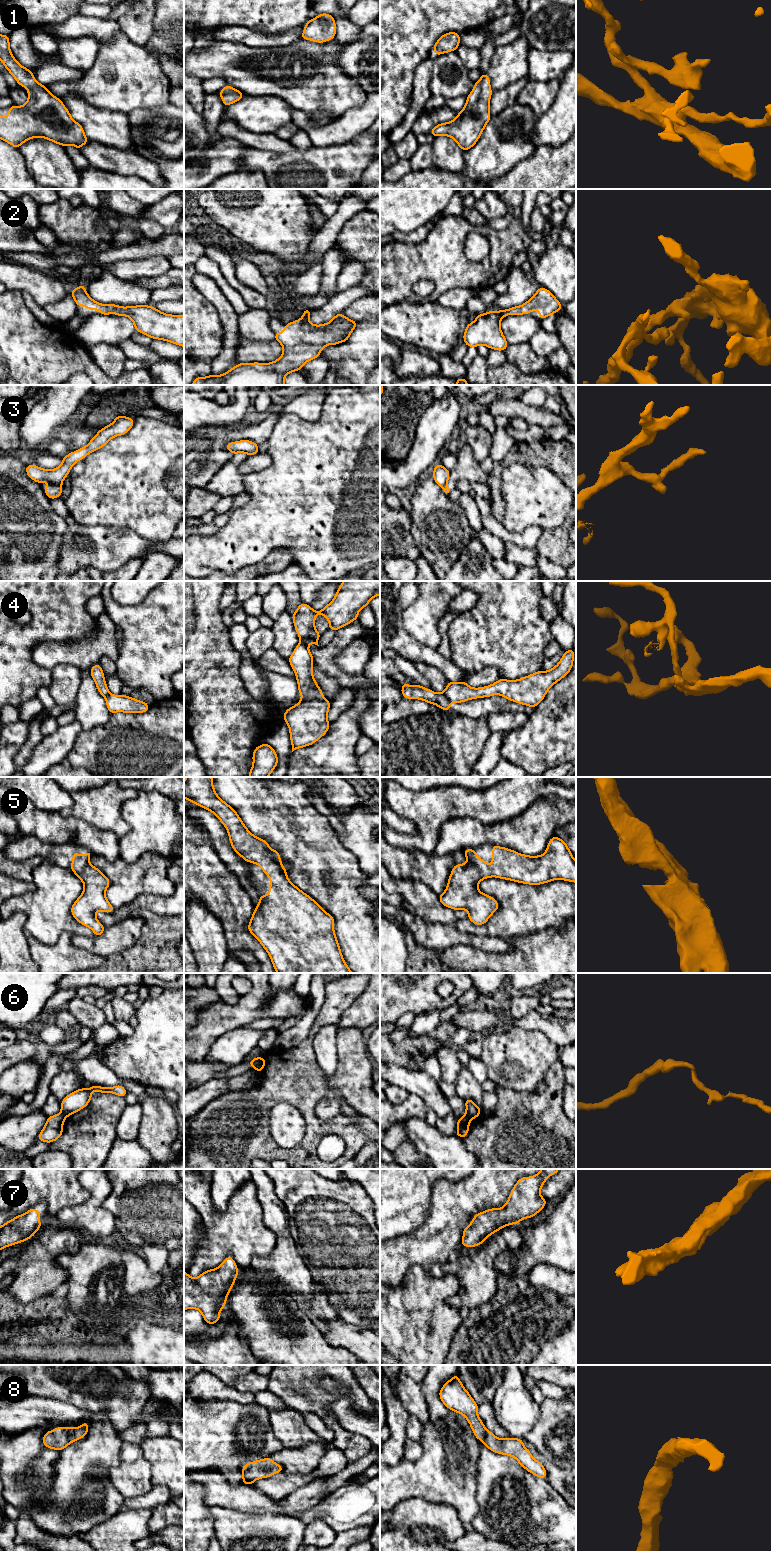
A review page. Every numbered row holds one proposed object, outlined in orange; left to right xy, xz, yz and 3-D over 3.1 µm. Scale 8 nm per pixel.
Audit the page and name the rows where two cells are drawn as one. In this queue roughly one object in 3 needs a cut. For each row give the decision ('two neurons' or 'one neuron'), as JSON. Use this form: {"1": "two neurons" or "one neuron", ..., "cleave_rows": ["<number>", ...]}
{"1": "one neuron", "2": "one neuron", "3": "one neuron", "4": "two neurons", "5": "one neuron", "6": "two neurons", "7": "one neuron", "8": "one neuron", "cleave_rows": ["4", "6"]}

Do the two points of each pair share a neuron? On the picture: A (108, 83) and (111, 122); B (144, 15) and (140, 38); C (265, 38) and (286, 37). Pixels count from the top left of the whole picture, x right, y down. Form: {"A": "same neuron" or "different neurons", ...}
{"A": "different neurons", "B": "same neuron", "C": "same neuron"}

